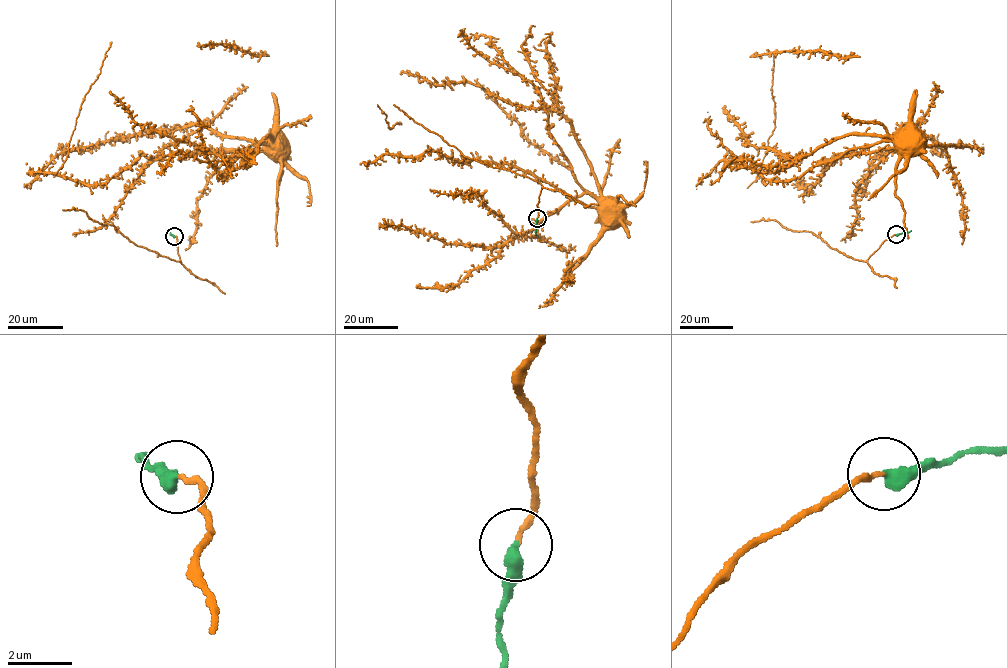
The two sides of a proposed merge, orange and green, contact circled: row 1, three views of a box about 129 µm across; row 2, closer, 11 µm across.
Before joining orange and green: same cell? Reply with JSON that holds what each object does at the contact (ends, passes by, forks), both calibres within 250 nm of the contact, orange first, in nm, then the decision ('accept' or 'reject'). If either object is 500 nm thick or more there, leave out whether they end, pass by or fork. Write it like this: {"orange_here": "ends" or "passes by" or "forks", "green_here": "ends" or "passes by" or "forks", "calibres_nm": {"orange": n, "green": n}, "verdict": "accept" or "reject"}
{"orange_here": "ends", "green_here": "ends", "calibres_nm": {"orange": 170, "green": 460}, "verdict": "accept"}

